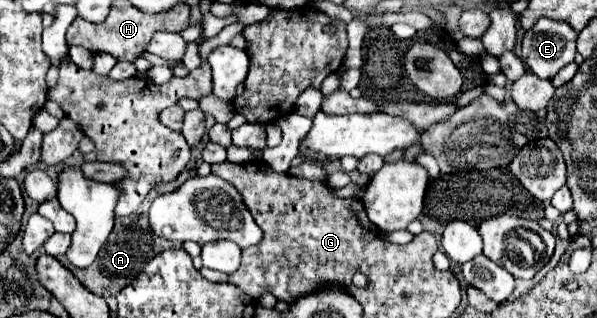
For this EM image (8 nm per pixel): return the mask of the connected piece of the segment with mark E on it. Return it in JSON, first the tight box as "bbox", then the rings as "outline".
{"bbox":[522,17,578,79],"outline":[[[542,17],[522,41],[522,59],[542,79],[552,79],[564,65],[574,61],[578,33],[562,21]]]}

